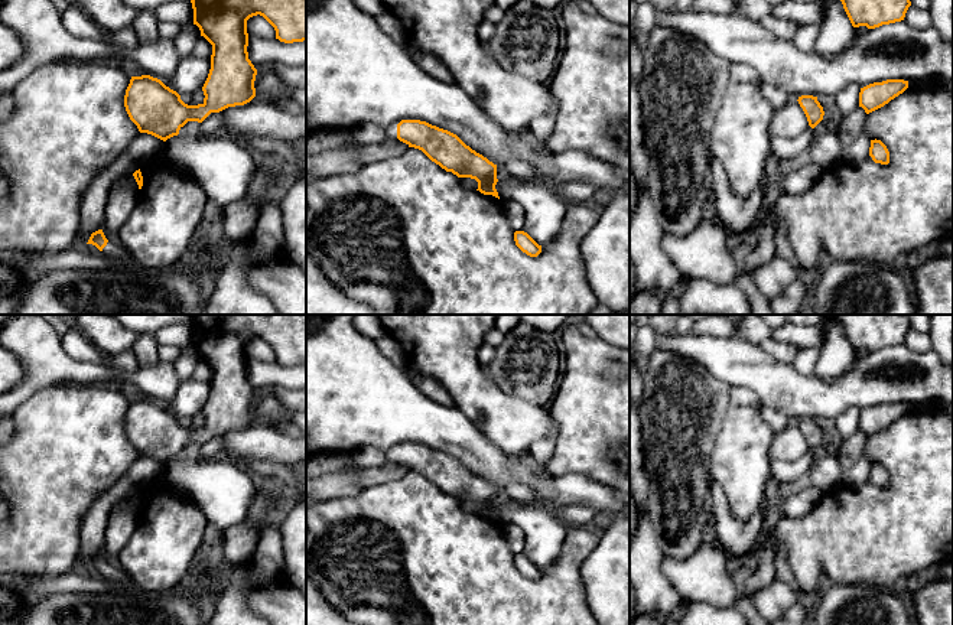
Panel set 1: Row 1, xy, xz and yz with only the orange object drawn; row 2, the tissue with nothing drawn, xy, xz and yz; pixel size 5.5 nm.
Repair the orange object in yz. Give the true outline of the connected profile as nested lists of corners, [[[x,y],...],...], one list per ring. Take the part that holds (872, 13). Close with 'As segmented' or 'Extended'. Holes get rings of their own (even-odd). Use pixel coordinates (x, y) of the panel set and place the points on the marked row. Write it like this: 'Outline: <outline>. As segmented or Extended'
Outline: [[[840,0],[853,27],[875,29],[882,25],[901,22],[910,0]]]. As segmented

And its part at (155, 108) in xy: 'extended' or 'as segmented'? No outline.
as segmented

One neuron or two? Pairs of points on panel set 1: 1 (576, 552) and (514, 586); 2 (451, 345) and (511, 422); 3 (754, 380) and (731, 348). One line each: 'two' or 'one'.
1: one
2: one
3: one

